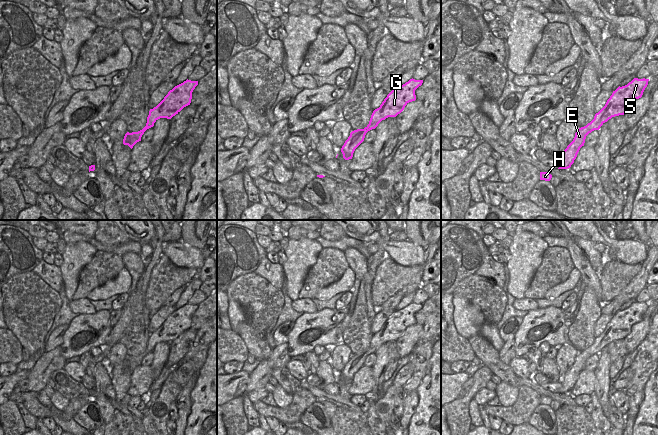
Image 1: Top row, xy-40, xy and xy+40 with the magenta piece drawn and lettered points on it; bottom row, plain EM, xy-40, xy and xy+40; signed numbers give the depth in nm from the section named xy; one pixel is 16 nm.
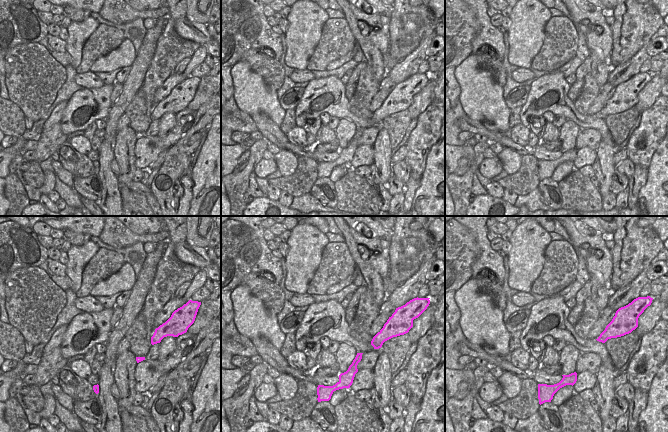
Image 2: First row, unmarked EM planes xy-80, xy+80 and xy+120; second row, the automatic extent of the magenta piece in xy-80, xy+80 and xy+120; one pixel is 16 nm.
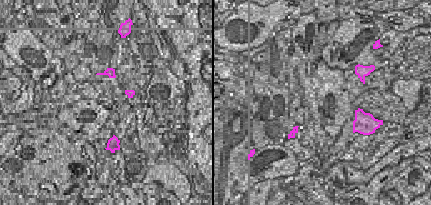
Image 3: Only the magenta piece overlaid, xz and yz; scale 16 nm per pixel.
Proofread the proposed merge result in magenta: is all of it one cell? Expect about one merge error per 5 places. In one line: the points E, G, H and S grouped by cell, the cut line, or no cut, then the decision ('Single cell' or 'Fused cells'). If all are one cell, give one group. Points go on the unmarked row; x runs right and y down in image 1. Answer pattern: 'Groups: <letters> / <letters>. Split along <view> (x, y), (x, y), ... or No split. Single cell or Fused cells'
Groups: E G H S. No split. Single cell.

